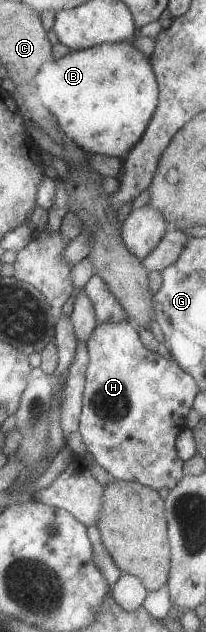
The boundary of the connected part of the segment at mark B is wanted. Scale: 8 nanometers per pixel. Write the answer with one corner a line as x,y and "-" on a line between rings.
131,40
101,43
80,51
71,49
67,54
61,56
61,58
52,58
51,64
49,64
49,62
44,62
41,65
41,68
37,70
36,83
37,96
41,98
43,106
45,106
45,108
55,117
59,129
61,129
63,134
66,137
69,137
70,140
85,153
102,154
117,158
125,156
125,154
127,154
127,152
133,148
133,145
141,138
141,135
158,103
158,84
149,57
144,55
140,50
137,50
137,47
132,45

